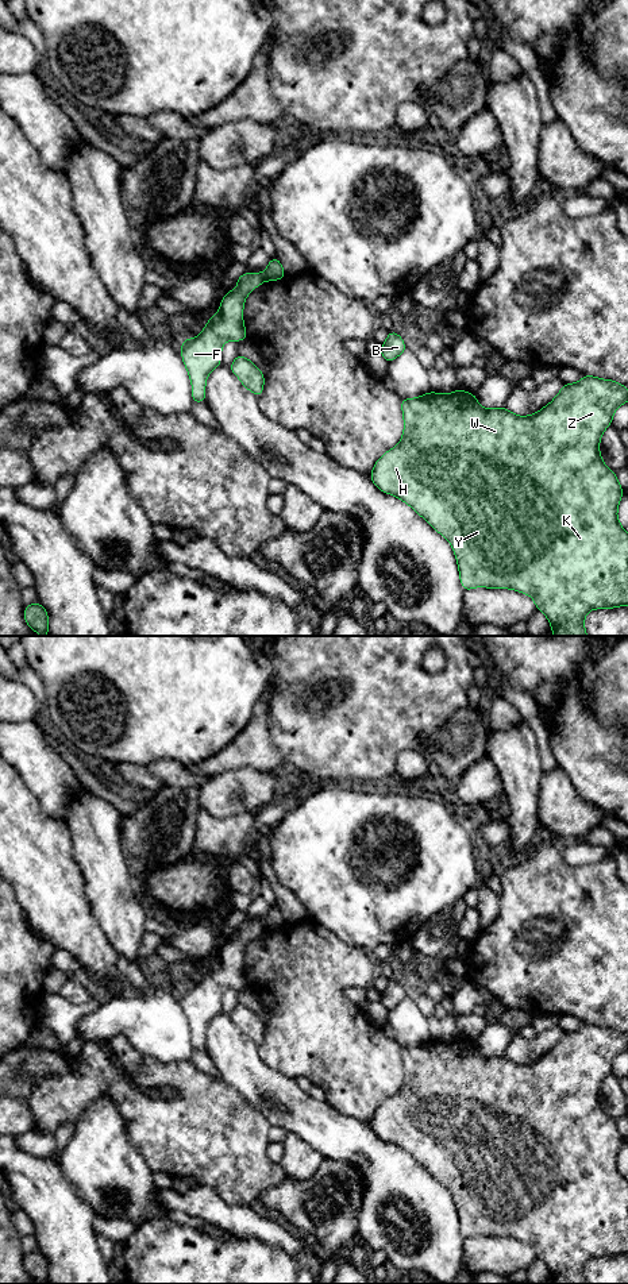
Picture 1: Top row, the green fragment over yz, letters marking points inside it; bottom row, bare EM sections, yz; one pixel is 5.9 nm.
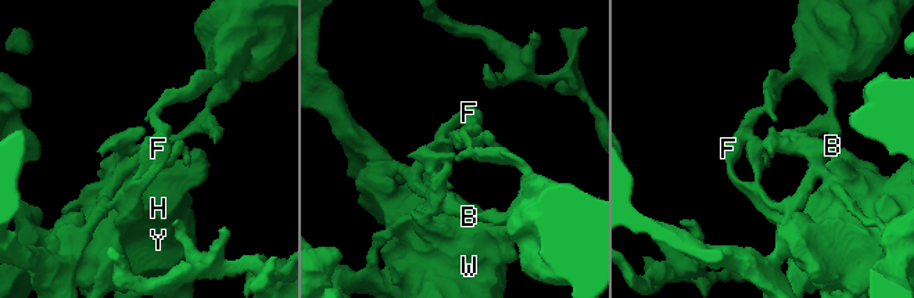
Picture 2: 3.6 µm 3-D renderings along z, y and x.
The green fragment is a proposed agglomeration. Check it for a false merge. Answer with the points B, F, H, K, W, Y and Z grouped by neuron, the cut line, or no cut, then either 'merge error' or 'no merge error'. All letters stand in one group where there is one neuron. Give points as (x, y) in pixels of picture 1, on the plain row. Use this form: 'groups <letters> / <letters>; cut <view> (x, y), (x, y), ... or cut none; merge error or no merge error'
groups B / F H K W Y Z; cut yz (262, 921), (265, 926); merge error

